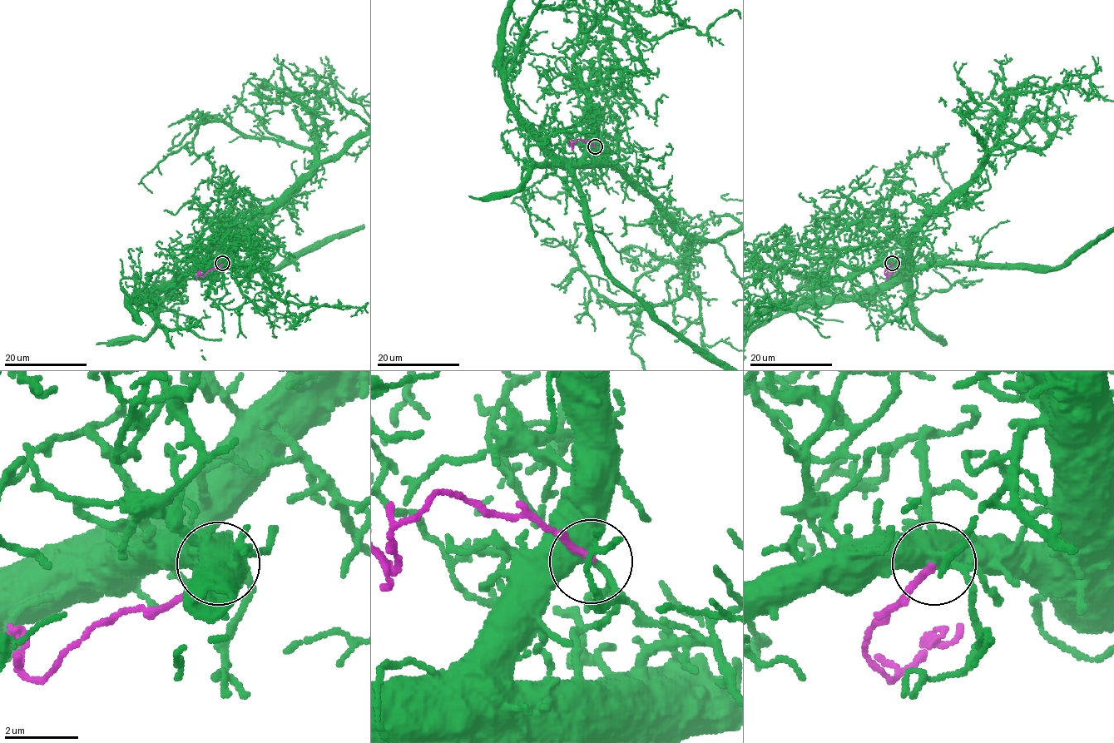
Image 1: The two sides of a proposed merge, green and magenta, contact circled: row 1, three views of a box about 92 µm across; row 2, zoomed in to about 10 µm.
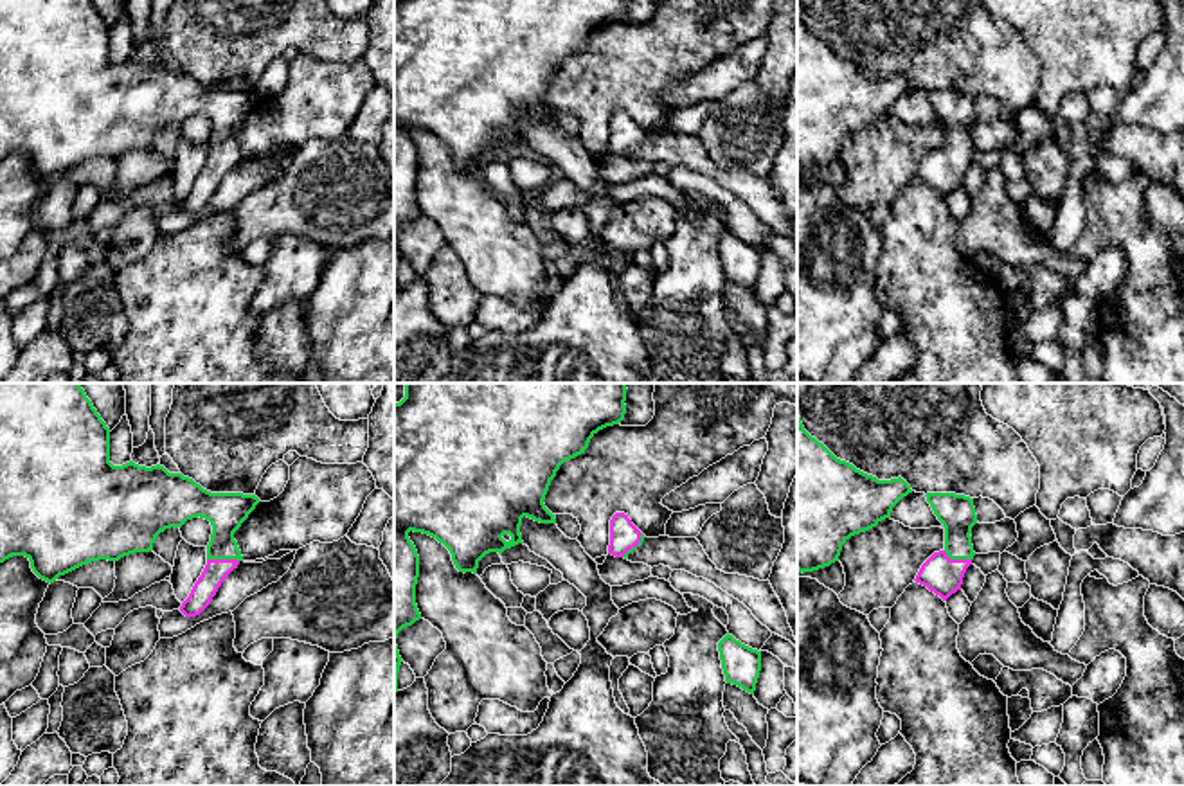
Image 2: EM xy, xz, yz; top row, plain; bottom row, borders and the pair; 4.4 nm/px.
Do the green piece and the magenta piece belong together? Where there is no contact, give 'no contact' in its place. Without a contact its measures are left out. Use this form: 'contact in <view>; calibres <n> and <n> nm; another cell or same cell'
contact in xy; calibres 170 and 110 nm; same cell

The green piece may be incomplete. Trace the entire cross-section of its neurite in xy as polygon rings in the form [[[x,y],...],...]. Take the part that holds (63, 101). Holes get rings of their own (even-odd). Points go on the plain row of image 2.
[[[0,0],[0,160],[25,153],[47,180],[92,158],[149,149],[160,130],[200,113],[212,122],[207,162],[180,203],[196,214],[243,158],[234,130],[259,99],[256,92],[211,90],[160,61],[113,63],[110,25],[92,0]]]

